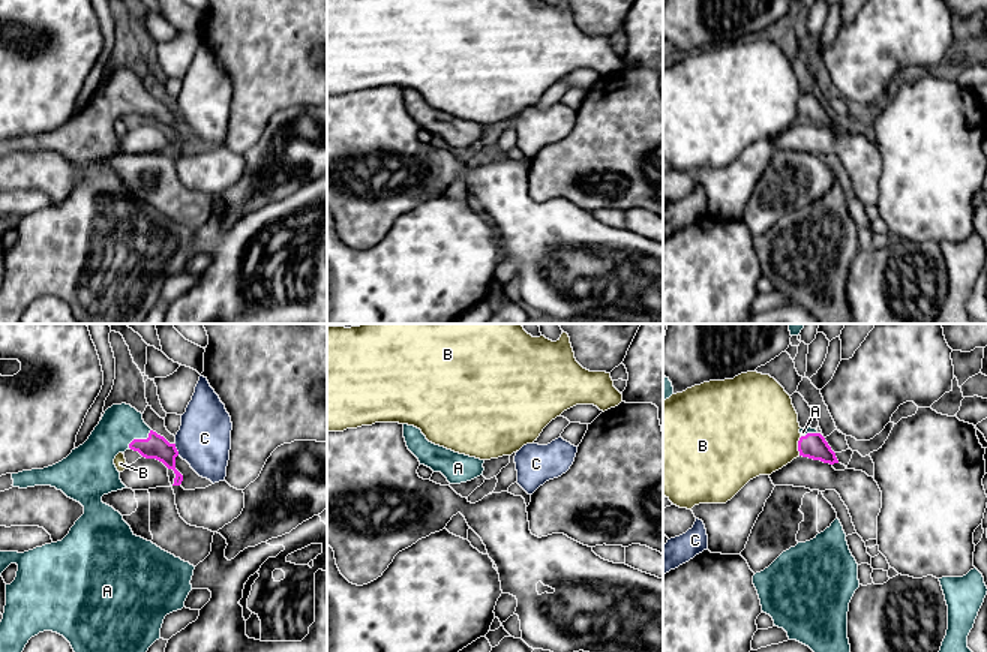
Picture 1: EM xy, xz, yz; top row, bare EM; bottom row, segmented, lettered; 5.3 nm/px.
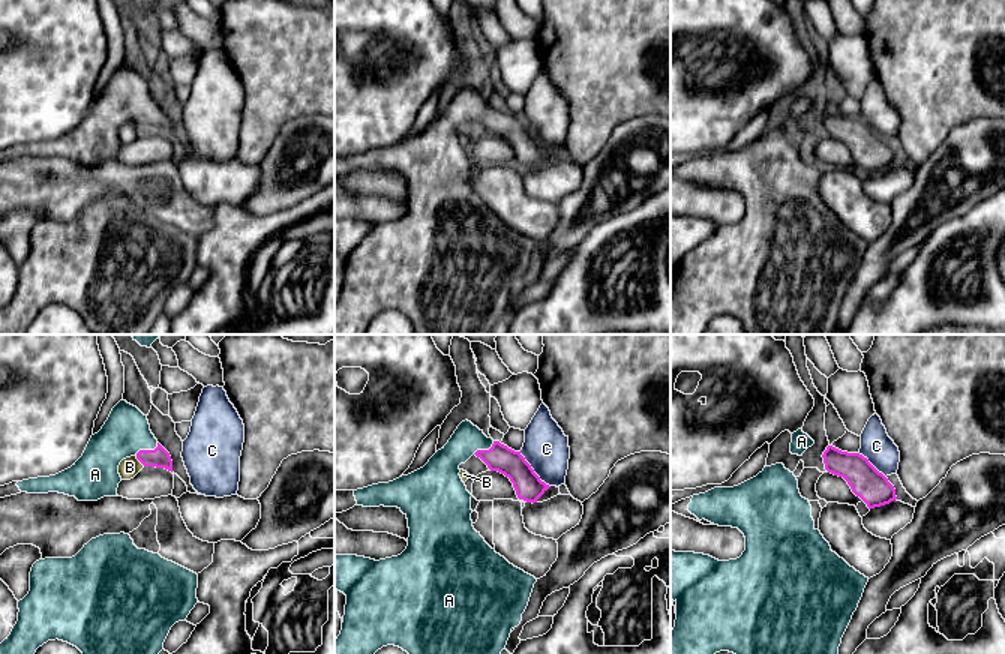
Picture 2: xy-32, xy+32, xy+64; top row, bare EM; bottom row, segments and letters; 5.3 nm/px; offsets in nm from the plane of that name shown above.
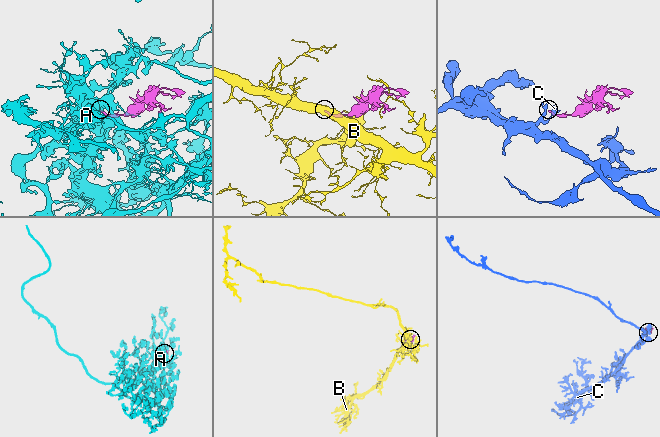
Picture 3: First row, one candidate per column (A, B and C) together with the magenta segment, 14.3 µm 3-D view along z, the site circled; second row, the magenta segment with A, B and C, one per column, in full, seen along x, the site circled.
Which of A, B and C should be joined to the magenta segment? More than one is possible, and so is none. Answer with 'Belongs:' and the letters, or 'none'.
Belongs: A

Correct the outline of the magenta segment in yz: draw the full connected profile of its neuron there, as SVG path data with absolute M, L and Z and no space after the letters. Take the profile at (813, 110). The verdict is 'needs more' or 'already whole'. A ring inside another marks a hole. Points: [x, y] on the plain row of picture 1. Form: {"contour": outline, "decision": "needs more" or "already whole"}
{"contour": "M812 91L800 93L801 102L798 105L800 120L824 127L838 127L836 117L831 114L825 102Z", "decision": "needs more"}

